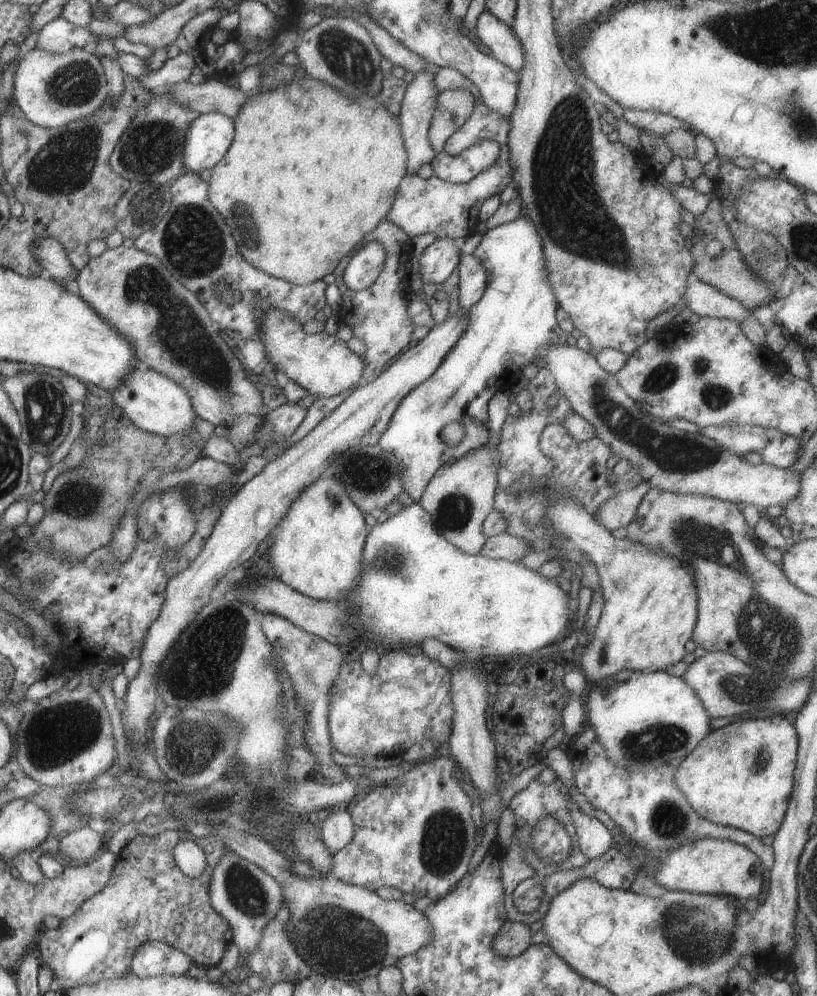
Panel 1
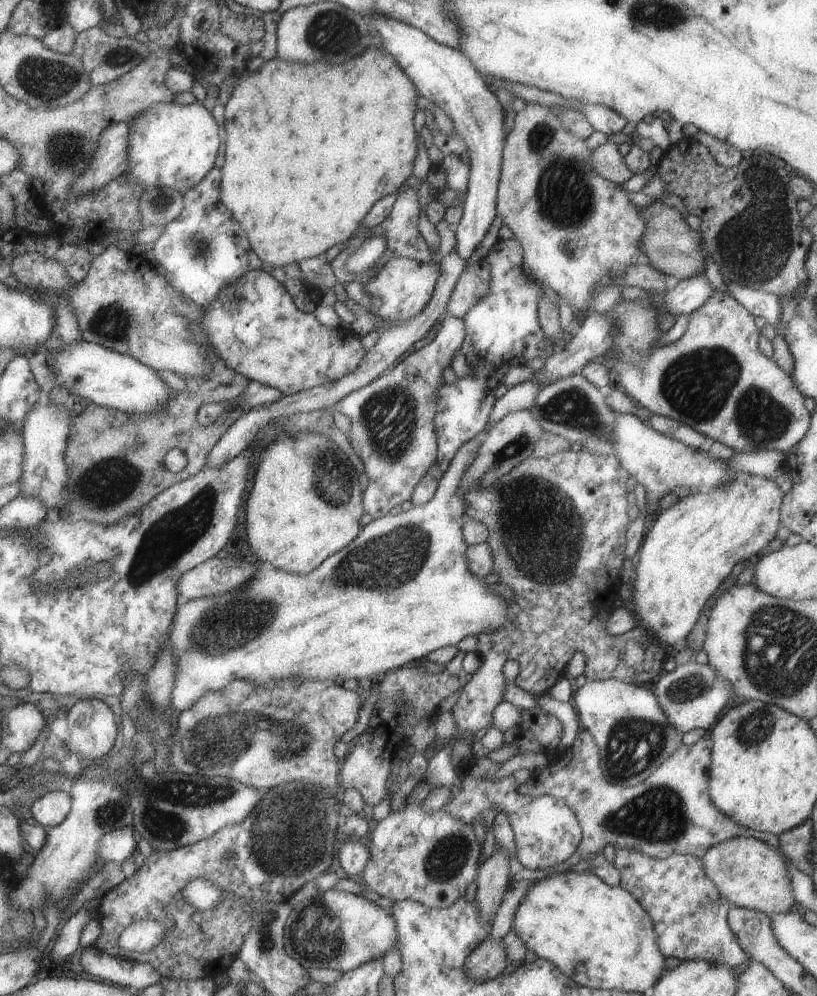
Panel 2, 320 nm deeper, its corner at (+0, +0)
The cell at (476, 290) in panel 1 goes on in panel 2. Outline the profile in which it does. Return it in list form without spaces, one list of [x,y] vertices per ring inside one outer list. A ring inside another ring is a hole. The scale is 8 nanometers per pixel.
[[[445,316],[435,338],[426,347],[329,406],[331,413],[339,412],[351,422],[348,440],[368,479],[362,494],[363,513],[372,519],[386,516],[393,507],[410,500],[411,490],[435,462],[437,448],[431,420],[435,416],[435,394],[444,384],[441,371],[449,367],[455,350],[461,349],[464,335],[463,318]]]

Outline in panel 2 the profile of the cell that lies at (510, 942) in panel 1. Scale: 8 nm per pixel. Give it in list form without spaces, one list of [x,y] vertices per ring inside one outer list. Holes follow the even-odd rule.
[[[487,938],[465,958],[463,974],[471,980],[492,980],[502,974],[507,964],[507,954],[501,939]]]

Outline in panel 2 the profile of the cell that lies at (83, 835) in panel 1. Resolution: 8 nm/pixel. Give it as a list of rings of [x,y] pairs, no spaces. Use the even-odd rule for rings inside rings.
[[[132,826],[111,830],[99,838],[97,858],[102,862],[122,863],[123,860],[137,853],[137,841],[133,836]]]

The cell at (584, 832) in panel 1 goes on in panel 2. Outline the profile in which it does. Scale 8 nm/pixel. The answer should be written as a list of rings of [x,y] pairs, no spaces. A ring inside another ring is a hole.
[[[614,848],[614,851],[615,856],[611,862],[620,874],[619,887],[627,890],[649,916],[655,932],[657,950],[664,958],[673,957],[680,962],[701,960],[731,969],[750,962],[749,956],[741,950],[737,938],[730,932],[727,923],[729,904],[717,892],[711,880],[707,880],[699,858],[692,855],[673,854],[667,856],[665,860],[655,860],[633,849]]]

